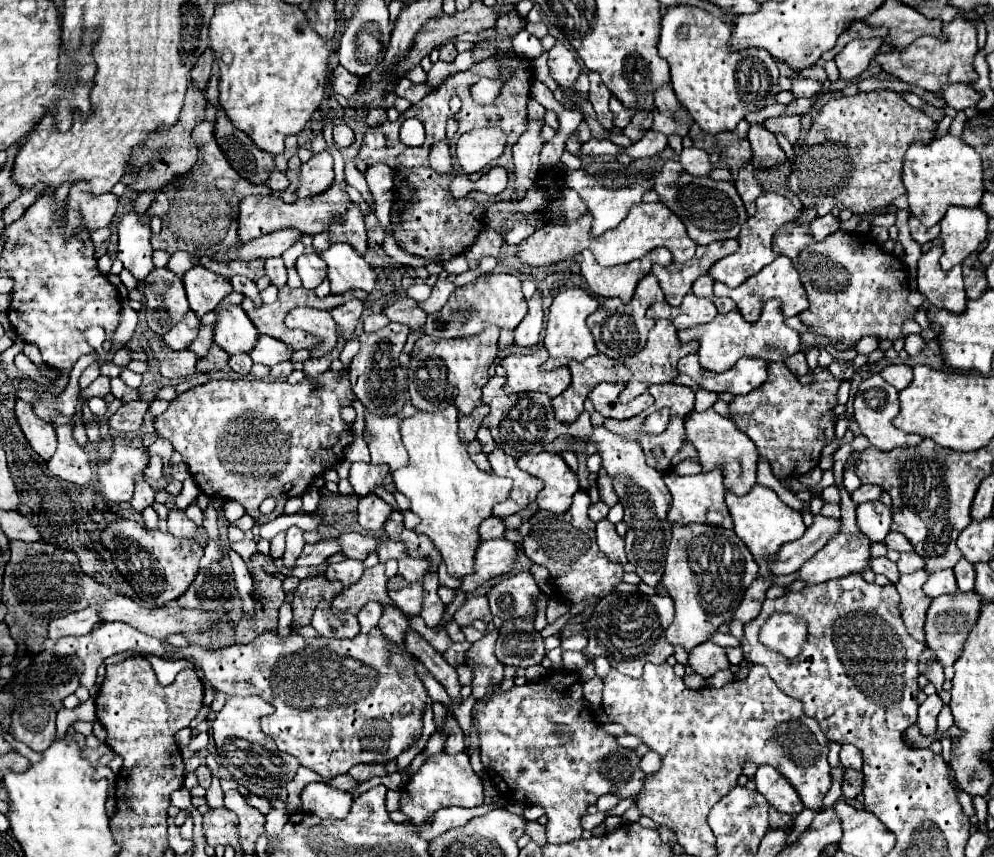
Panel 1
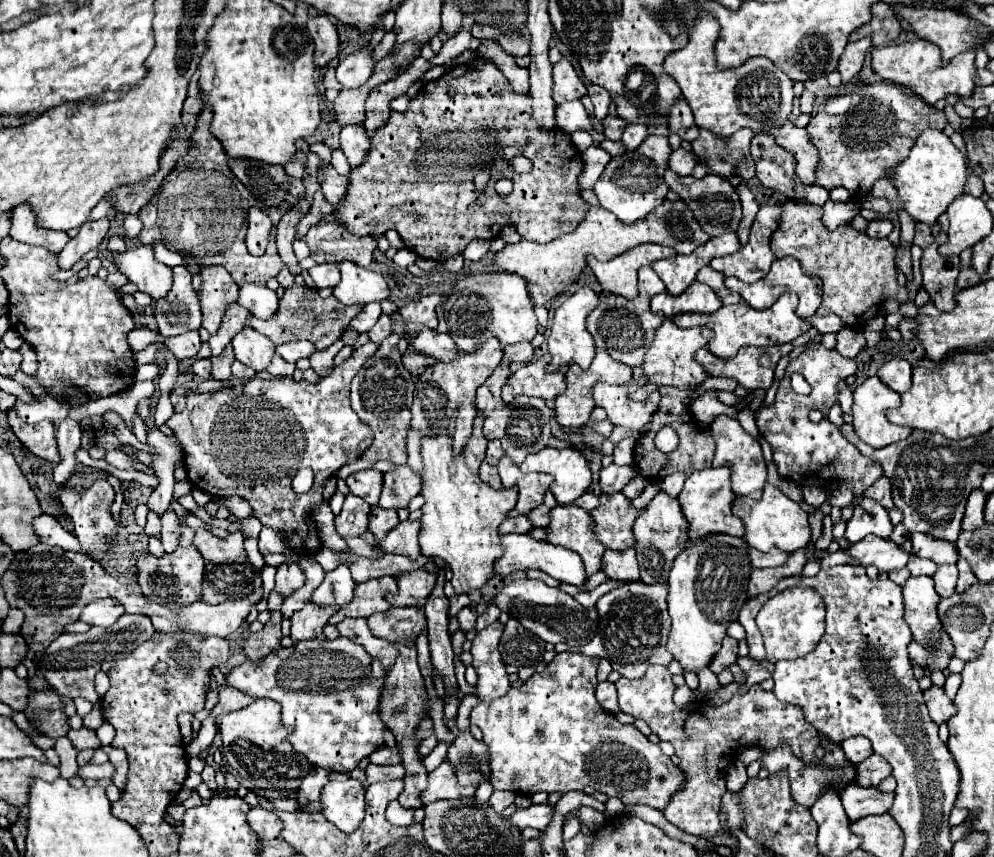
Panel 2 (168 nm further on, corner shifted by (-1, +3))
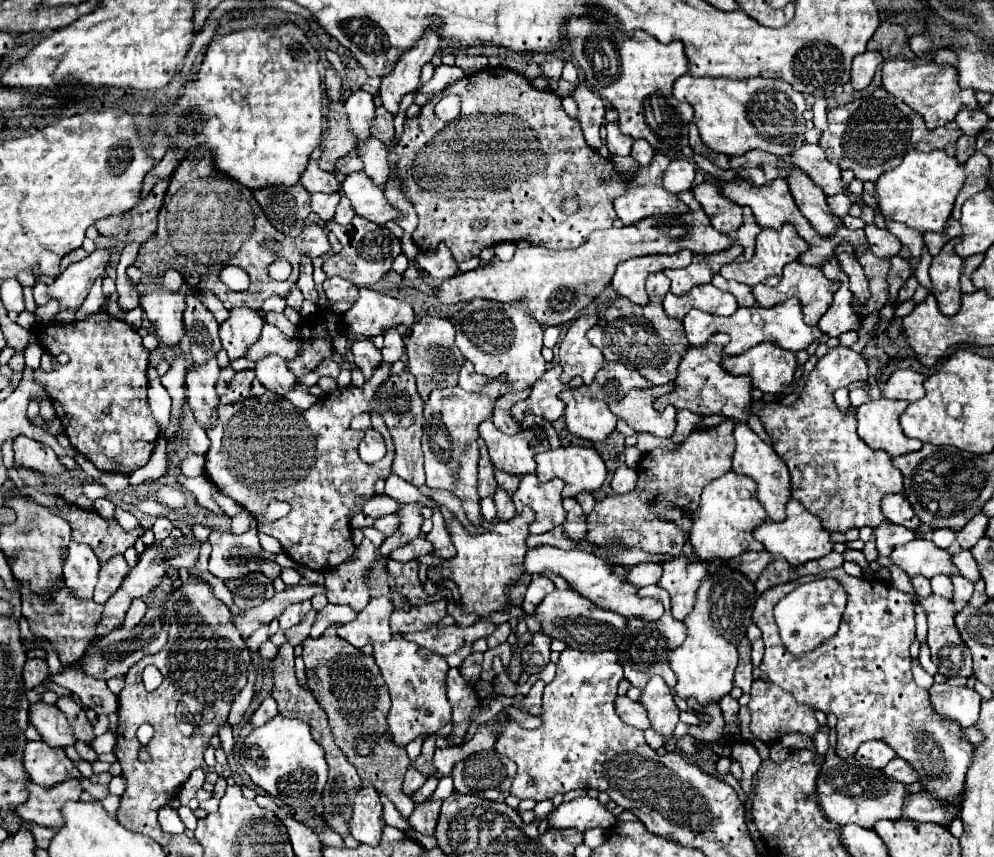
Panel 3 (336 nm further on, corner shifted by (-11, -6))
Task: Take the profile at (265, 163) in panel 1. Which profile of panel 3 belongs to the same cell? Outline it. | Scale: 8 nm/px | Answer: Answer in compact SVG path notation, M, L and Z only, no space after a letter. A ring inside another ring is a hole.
M298 183L292 187L276 185L254 191L254 199L264 209L268 221L284 235L298 237L310 215L310 193Z

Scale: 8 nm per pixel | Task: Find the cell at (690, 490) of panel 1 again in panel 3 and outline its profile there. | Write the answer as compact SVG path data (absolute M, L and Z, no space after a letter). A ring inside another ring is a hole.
M730 471L708 483L702 491L700 507L696 509L696 513L690 515L690 519L690 543L694 547L696 557L702 561L710 561L714 557L732 559L746 551L764 551L764 545L752 537L752 531L760 523L764 523L768 515L764 513L764 507L756 497L756 483L752 483L750 477Z

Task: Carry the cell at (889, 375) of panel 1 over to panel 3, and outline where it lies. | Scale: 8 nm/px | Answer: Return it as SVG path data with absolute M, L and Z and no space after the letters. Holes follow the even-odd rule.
M904 369L890 375L882 389L882 397L886 399L904 399L904 401L918 401L924 397L924 375Z

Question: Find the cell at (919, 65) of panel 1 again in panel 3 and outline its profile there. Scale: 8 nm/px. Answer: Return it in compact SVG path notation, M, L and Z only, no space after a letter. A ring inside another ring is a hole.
M892 59L892 61L886 61L882 67L882 85L890 95L902 99L916 113L920 113L924 117L928 129L936 129L948 121L954 121L954 117L958 115L960 109L978 109L974 91L962 89L958 85L956 69L950 65L938 65L934 61L916 65L912 61Z

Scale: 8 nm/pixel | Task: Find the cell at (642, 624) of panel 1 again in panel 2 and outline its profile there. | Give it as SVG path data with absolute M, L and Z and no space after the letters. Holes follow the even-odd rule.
M632 582L604 594L596 602L598 610L598 632L582 648L570 648L570 652L582 652L584 656L606 658L612 670L626 678L640 678L648 666L664 664L668 666L672 656L666 650L666 640L670 632L668 616L668 588L664 584L648 586L644 582Z

